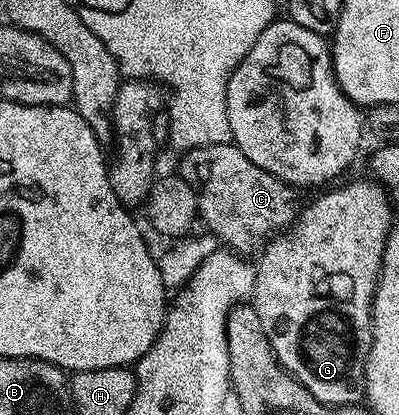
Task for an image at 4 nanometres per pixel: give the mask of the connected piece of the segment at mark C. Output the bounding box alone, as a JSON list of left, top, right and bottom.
[178,144,298,254]

